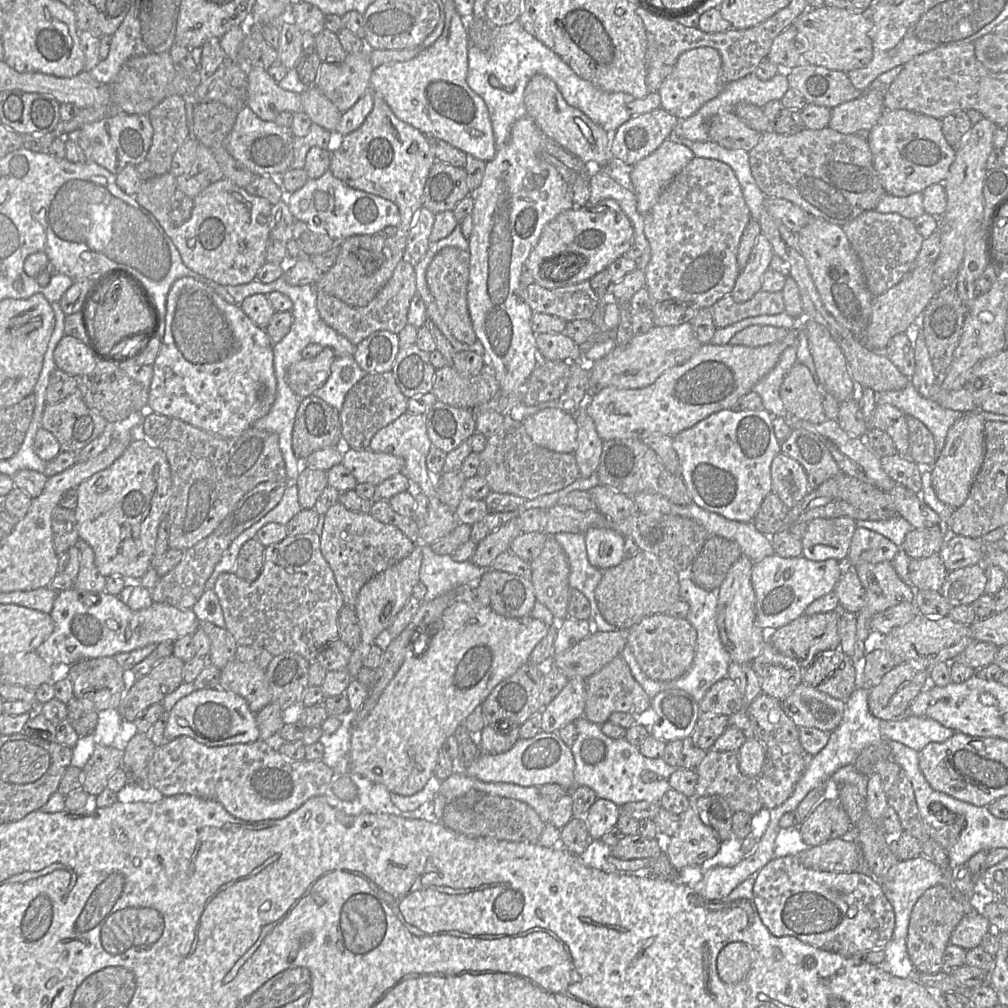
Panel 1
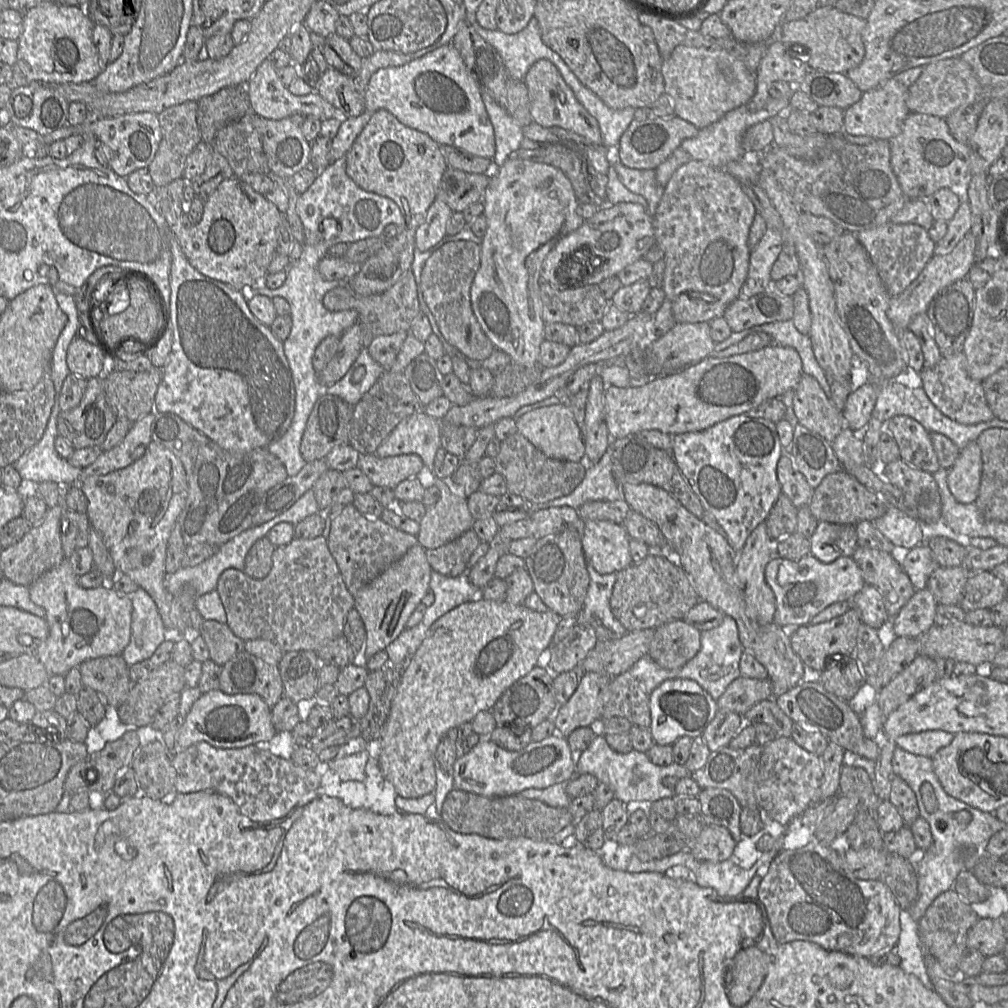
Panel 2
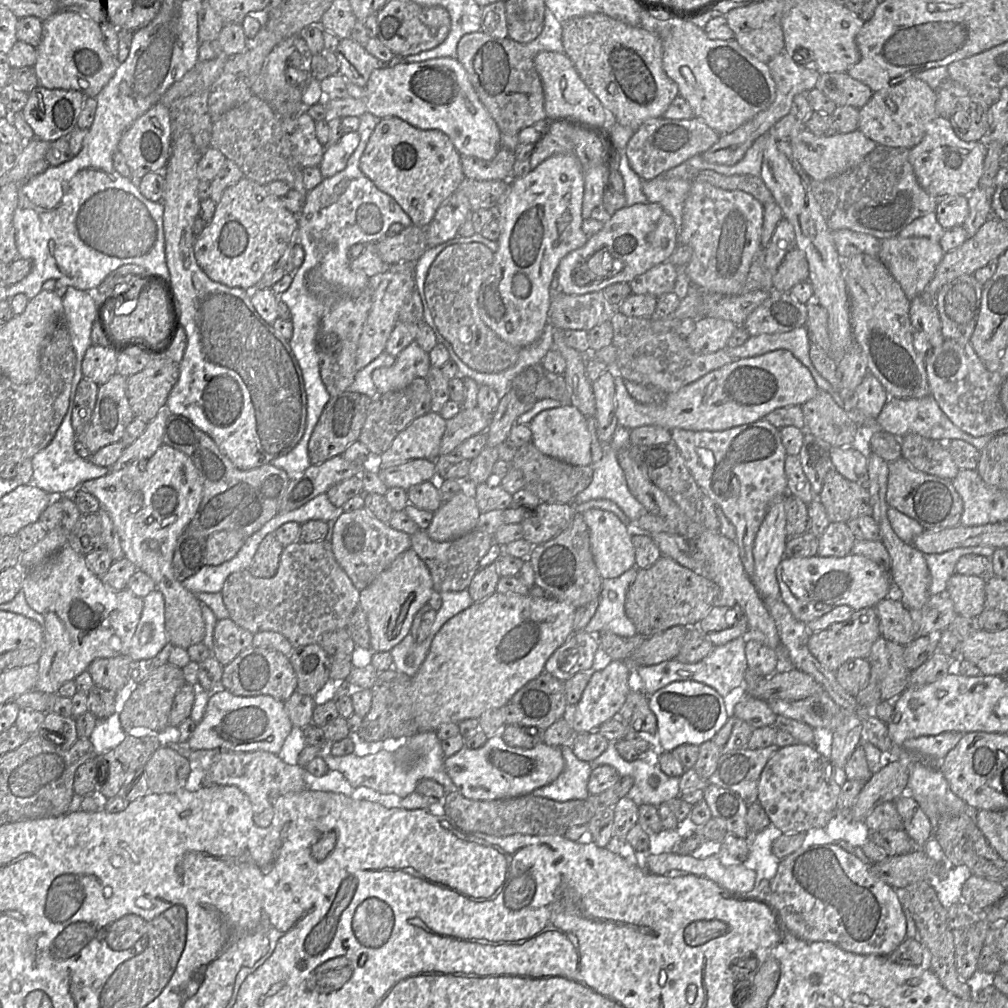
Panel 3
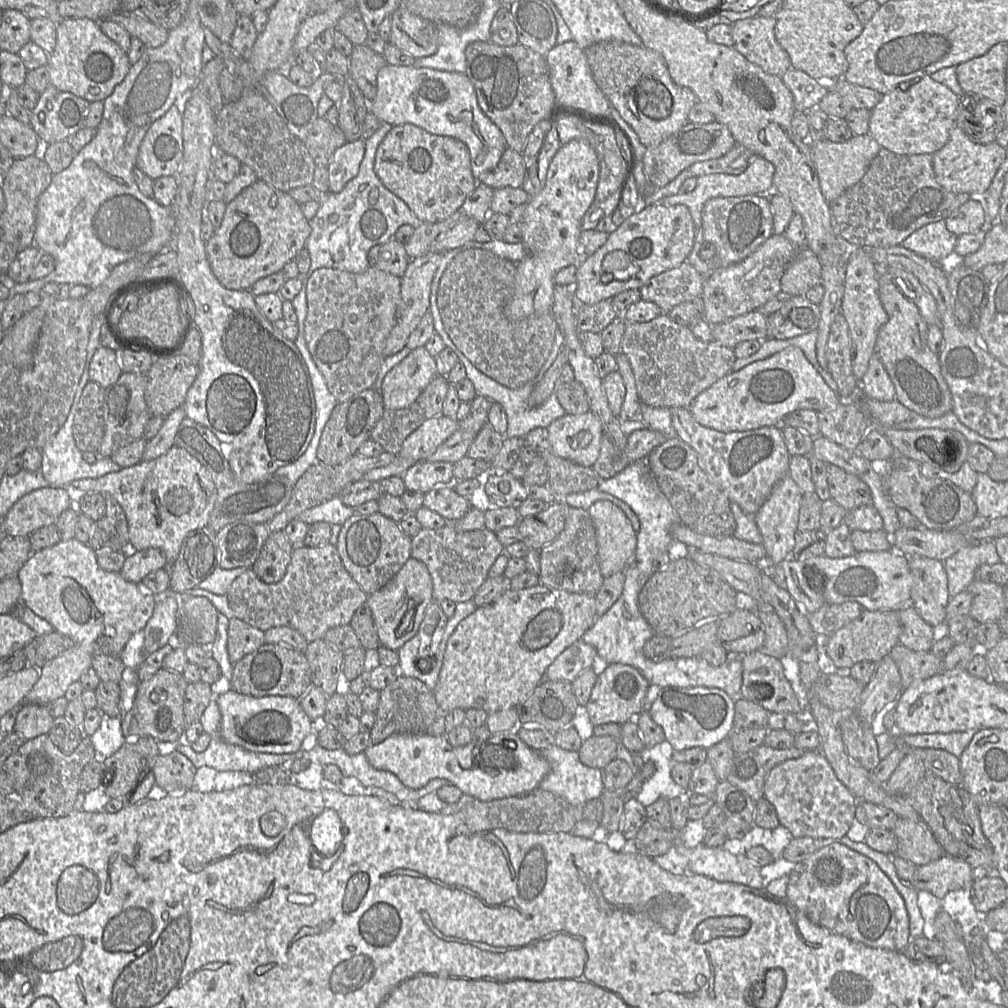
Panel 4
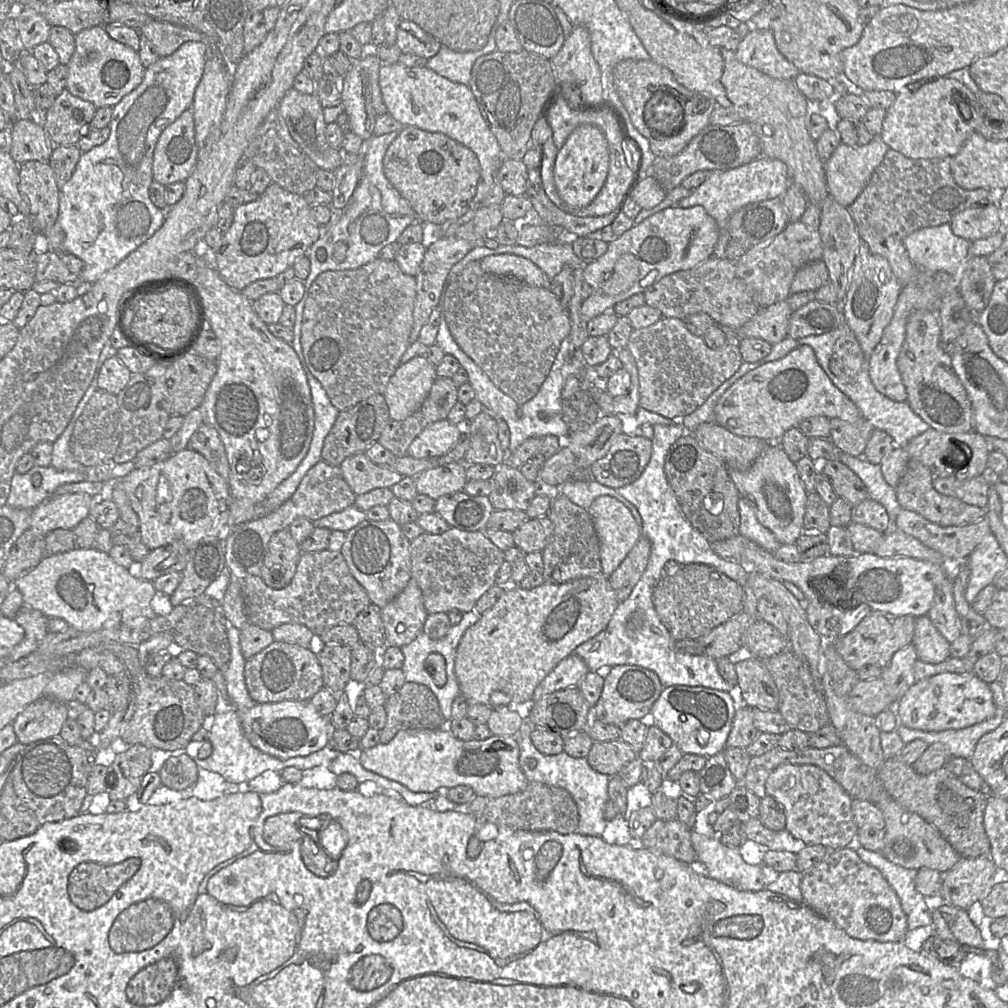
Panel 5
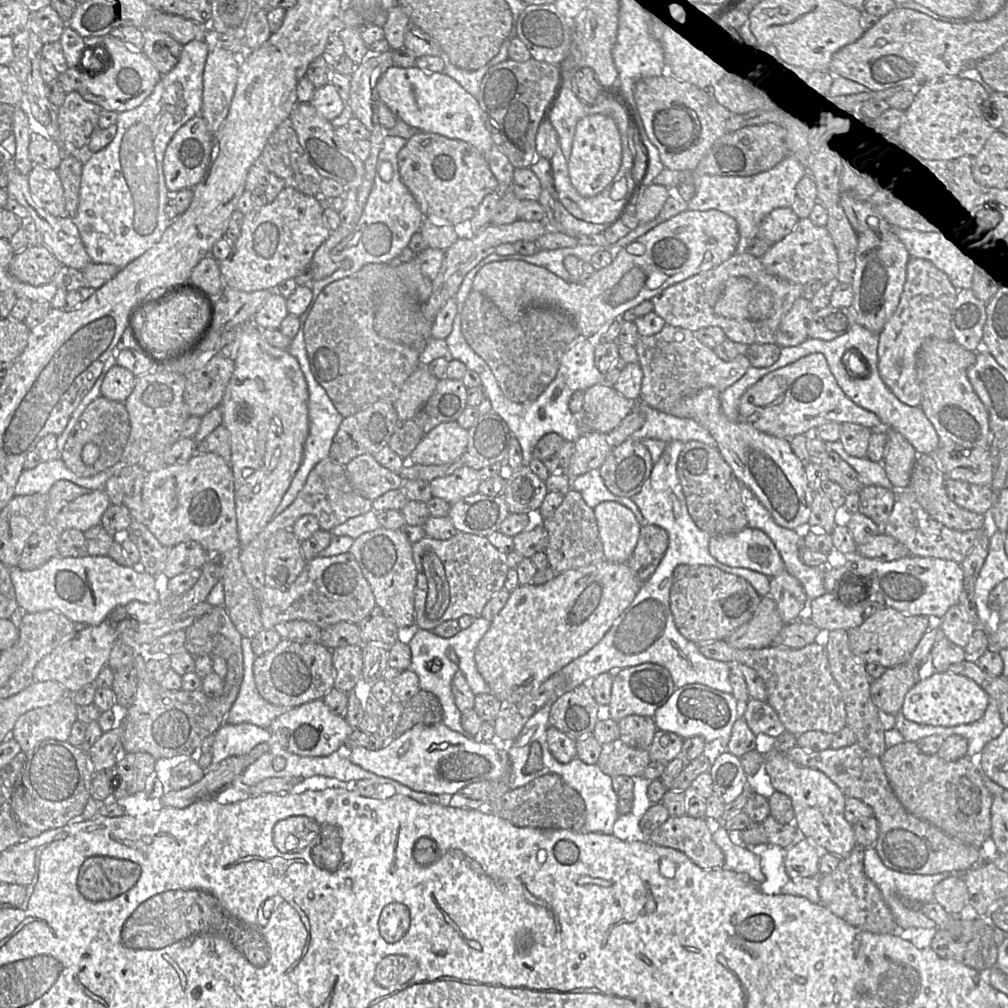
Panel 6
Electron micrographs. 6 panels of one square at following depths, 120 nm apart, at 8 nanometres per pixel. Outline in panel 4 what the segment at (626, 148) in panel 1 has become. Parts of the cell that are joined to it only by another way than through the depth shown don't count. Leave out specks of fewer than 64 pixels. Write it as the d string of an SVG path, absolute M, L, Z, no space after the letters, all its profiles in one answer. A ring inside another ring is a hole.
M716 121L706 124L689 122L658 146L647 147L642 160L647 182L652 187L662 188L694 163L719 158L736 144L732 133L724 124Z

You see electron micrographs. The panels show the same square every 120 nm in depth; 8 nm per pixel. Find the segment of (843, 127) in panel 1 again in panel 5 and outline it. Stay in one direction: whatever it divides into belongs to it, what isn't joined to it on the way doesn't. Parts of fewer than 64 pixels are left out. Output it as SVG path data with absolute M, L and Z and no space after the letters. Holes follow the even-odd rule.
M938 77L923 79L913 85L916 88L908 87L896 94L894 103L886 110L882 125L881 139L891 148L904 156L912 159L945 158L956 155L967 138L976 132L968 121L962 116L960 107L966 101L968 104L982 105L977 96L963 83L956 79Z

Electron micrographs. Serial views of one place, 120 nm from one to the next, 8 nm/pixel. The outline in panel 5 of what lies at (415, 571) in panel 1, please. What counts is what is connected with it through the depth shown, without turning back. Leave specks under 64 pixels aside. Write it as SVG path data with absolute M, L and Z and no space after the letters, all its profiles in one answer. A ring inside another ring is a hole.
M411 577L403 591L381 608L386 644L402 647L421 632L427 618L421 589Z

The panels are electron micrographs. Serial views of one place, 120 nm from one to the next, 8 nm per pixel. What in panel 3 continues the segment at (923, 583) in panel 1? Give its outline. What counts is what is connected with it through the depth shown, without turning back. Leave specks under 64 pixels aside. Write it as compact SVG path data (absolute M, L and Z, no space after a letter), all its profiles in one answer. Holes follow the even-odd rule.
M953 574L947 583L946 594L951 598L957 615L975 618L986 609L985 584L982 577Z

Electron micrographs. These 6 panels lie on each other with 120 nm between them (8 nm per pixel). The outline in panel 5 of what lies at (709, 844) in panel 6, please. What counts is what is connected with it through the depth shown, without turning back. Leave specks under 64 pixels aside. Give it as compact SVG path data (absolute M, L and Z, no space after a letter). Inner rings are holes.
M657 819L642 836L641 845L691 864L697 861L697 854L691 841L691 832L691 828L677 819Z

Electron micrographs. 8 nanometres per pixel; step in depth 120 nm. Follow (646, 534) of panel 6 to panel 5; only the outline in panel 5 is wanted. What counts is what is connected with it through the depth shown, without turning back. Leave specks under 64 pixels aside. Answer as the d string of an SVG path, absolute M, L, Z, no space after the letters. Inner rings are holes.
M641 535L620 566L608 576L619 602L625 601L642 577L651 553L650 540Z

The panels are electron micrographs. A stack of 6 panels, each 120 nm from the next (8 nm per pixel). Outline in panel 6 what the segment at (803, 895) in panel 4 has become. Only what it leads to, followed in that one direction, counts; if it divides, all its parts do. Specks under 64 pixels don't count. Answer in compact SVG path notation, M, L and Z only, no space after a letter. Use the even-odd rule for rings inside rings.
M857 844L847 857L841 858L838 866L831 873L814 876L819 877L820 904L859 929L877 934L896 933L897 924L891 910L879 888L865 874L864 850L864 847Z

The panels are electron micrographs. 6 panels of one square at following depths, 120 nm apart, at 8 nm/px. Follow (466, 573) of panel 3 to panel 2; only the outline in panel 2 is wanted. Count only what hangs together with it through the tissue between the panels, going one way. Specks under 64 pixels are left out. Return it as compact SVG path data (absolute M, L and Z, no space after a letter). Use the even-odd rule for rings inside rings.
M473 528L438 548L426 549L431 568L448 577L457 577L469 569L469 560L480 544Z

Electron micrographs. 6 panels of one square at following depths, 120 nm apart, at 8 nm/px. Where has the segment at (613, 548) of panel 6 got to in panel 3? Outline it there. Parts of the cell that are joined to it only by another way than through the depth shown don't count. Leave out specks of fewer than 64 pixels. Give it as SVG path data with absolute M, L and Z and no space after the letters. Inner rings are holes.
M591 509L582 515L589 528L592 555L602 579L617 578L635 566L629 524L601 509Z

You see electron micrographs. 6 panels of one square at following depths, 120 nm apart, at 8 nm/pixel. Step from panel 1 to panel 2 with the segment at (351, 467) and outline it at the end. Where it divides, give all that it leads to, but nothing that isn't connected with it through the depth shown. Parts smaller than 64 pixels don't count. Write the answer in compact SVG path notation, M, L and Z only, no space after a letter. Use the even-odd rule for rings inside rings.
M360 454L357 468L367 475L374 486L392 490L402 481L416 477L423 469L422 459L416 454L378 457L376 454Z

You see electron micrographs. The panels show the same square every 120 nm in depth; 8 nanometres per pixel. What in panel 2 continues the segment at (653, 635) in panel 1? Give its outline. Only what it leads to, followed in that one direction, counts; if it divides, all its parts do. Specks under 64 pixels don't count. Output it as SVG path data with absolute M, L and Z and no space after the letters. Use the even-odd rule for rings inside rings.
M674 620L655 629L648 656L660 667L682 667L700 650L701 632L683 620Z

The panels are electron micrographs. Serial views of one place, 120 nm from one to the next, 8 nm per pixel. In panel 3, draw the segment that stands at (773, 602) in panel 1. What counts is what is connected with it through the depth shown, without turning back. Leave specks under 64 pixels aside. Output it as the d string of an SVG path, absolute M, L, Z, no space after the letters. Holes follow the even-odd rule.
M854 554L841 558L785 557L776 569L776 578L780 599L788 606L793 616L805 624L841 605L850 606L854 611L875 607L879 601L888 597L892 586L890 574L877 563Z

